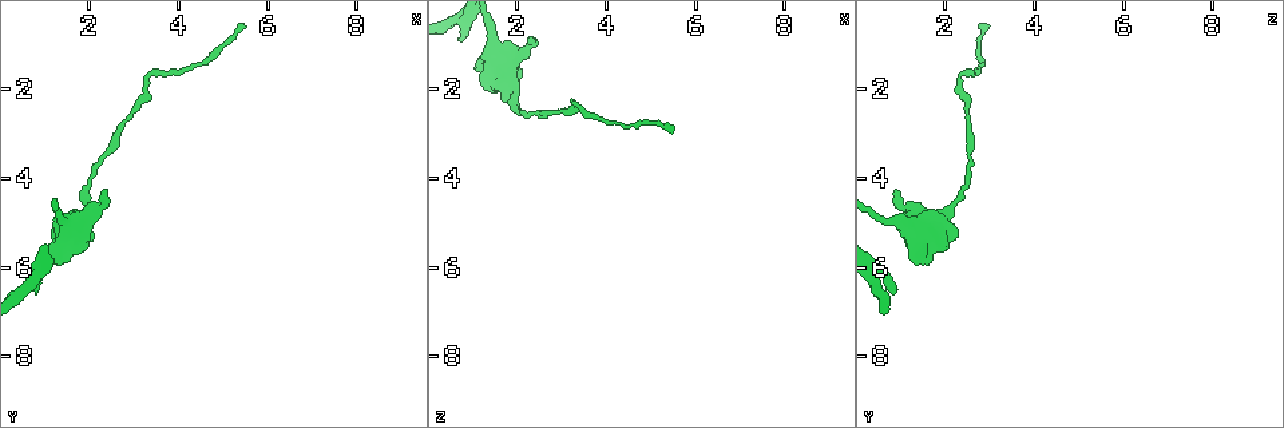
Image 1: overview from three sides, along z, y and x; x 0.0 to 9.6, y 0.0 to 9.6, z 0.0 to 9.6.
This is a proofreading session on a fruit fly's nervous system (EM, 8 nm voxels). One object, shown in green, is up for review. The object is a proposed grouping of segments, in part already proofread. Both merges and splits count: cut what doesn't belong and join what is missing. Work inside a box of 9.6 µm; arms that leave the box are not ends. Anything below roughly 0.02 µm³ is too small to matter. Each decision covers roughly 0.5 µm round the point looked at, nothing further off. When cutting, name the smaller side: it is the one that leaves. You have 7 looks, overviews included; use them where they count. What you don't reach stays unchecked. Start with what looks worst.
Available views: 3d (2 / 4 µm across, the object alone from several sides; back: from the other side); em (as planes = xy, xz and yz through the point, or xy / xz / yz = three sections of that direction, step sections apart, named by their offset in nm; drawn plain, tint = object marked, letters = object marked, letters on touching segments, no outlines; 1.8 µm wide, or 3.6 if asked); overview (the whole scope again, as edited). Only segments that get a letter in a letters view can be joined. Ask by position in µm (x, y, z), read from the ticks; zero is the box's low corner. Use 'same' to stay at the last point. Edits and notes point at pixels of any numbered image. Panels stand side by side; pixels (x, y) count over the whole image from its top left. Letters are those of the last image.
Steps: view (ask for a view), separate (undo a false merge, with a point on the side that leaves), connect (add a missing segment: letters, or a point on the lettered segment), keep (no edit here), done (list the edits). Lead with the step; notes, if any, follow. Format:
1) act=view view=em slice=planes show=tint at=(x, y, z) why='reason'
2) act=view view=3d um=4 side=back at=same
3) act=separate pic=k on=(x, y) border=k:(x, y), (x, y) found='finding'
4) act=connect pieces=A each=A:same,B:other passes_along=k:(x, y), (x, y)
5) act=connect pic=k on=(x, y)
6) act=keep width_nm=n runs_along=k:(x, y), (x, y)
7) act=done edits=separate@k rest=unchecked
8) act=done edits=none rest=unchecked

act=view view=em slice=planes show=letters at=(0.80, 6.60, 0.90) why='an open end'

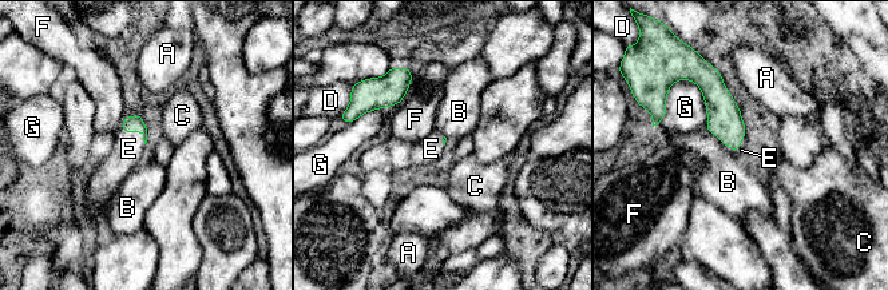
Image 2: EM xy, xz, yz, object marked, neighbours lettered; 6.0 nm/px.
act=connect pieces=E each=A:other,B:other,C:other,D:other,E:same,F:other,G:other found='it goes on there'

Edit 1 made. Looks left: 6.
act=view view=overview why='see it whole again'

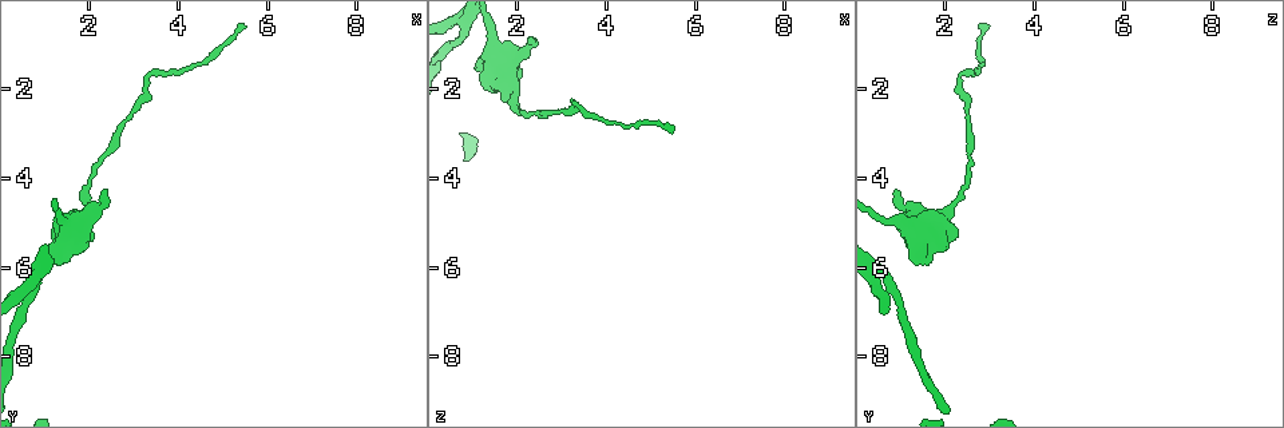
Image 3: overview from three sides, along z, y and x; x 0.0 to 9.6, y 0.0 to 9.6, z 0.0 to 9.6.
act=view view=3d um=2 at=(2.40, 4.25, 0.95) why='free end'

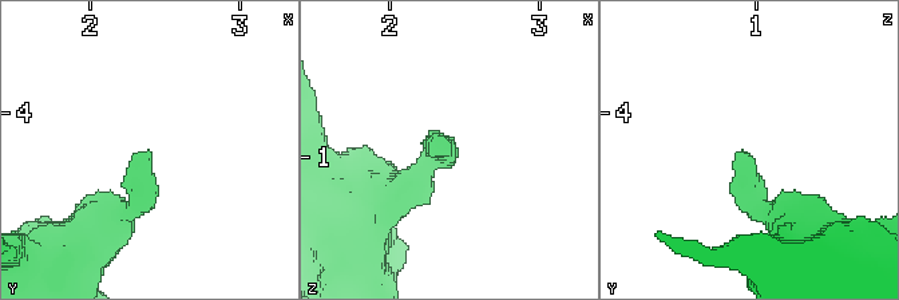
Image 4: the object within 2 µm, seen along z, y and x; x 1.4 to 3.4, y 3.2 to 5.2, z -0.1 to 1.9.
act=view view=em slice=planes show=letters at=(2.36, 4.26, 0.88)

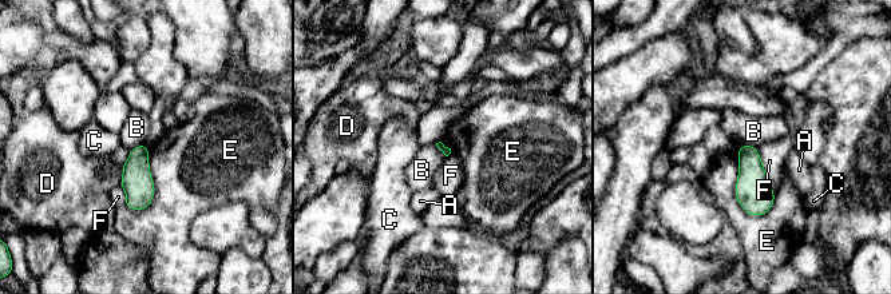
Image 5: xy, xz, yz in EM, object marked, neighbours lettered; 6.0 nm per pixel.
act=keep each=A:other,B:other,C:other,D:other,E:other,F:other border=5:(435, 143), (446, 157) found='none of them fits'

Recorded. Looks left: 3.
act=view view=3d um=4 at=(3.30, 1.75, 2.35)

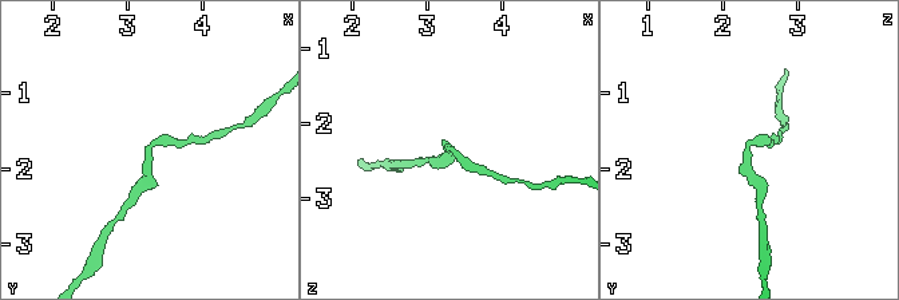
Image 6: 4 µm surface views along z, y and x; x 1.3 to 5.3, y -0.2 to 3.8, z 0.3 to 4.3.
act=view view=em slice=planes show=letters at=(3.25, 1.70, 2.35)

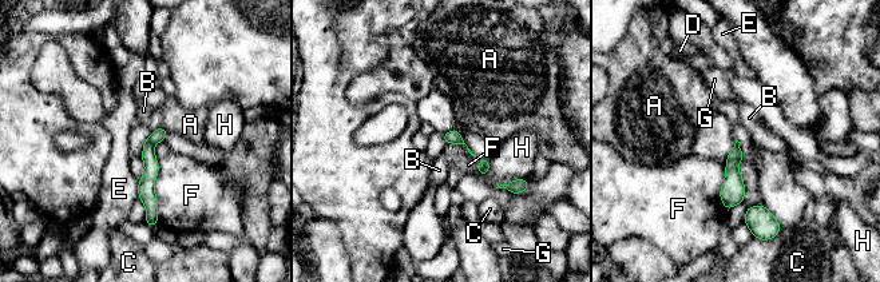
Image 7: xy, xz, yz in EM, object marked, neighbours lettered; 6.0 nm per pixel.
act=keep each=A:other,B:other,C:other,D:other,E:other,F:other,G:other,H:other found='continuous, no second cell'

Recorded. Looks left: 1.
act=done edits=connect@2 rest=unchecked

